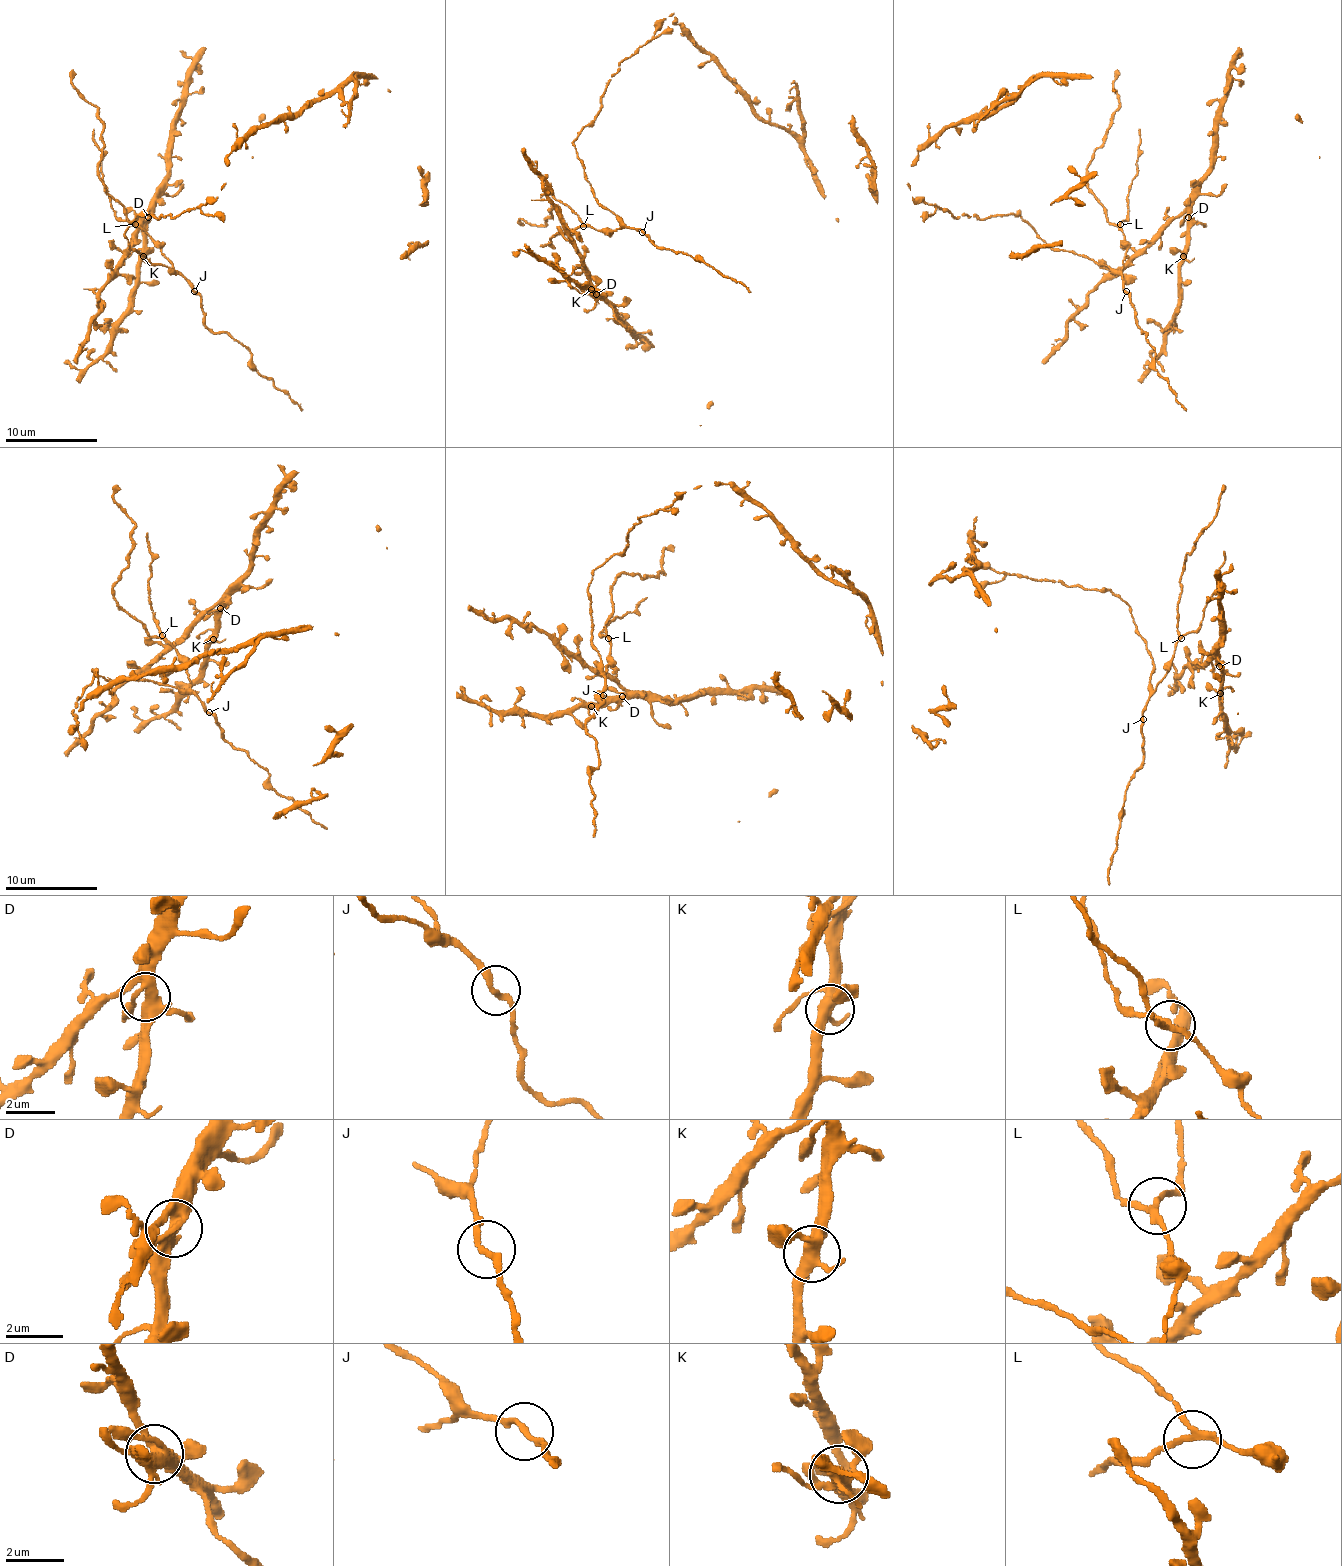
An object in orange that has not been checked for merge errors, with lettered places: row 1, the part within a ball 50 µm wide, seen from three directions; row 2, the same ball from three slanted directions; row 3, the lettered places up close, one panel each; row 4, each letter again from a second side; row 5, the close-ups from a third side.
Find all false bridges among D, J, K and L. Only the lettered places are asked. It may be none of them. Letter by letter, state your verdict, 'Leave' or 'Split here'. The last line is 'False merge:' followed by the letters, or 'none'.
D: Leave
J: Leave
K: Leave
L: Split here
False merge: L

